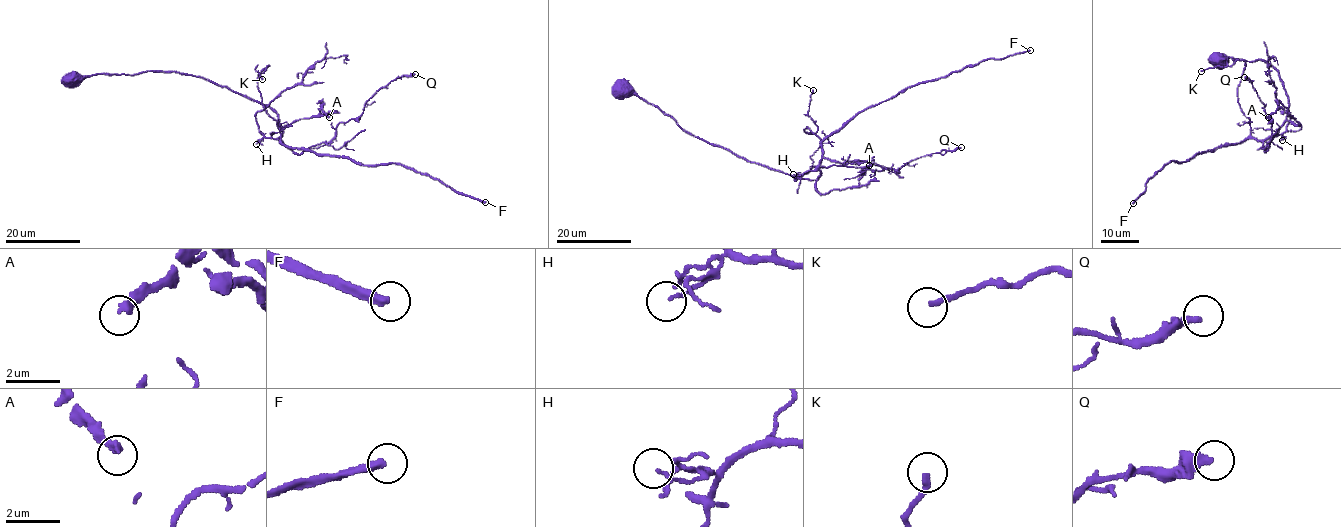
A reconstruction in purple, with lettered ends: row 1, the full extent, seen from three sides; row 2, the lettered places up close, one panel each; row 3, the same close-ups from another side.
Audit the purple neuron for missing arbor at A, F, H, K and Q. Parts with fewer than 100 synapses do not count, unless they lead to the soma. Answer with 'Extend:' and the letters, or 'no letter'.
Extend: F

